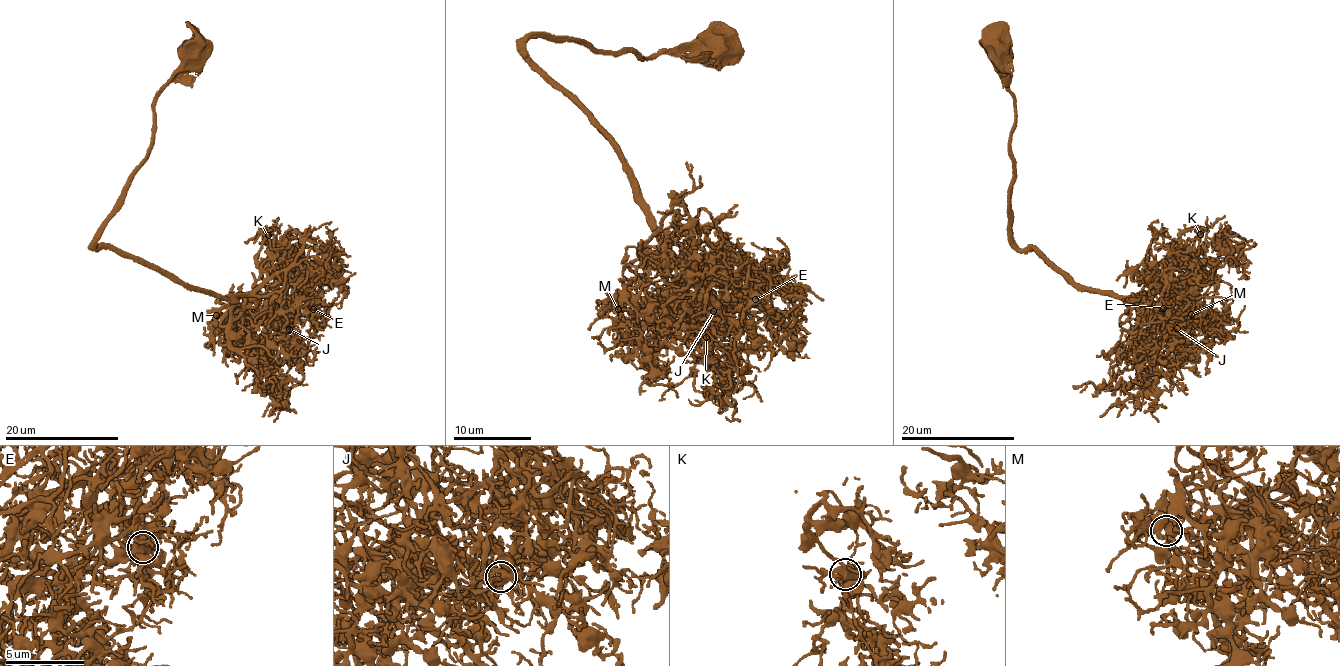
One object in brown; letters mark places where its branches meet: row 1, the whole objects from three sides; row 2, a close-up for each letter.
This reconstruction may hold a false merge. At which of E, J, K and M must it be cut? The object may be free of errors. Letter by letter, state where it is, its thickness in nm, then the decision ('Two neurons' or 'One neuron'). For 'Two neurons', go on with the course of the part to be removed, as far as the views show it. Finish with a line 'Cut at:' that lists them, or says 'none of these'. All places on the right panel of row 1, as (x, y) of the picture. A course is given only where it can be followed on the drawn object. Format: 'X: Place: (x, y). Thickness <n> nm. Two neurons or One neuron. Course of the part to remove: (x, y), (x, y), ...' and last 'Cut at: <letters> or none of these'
E: Place: (1163, 308). Thickness 460 nm. One neuron
J: Place: (1177, 328). Thickness 440 nm. One neuron
K: Place: (1200, 234). Thickness 480 nm. One neuron
M: Place: (1191, 314). Thickness 480 nm. One neuron
Cut at: none of these

